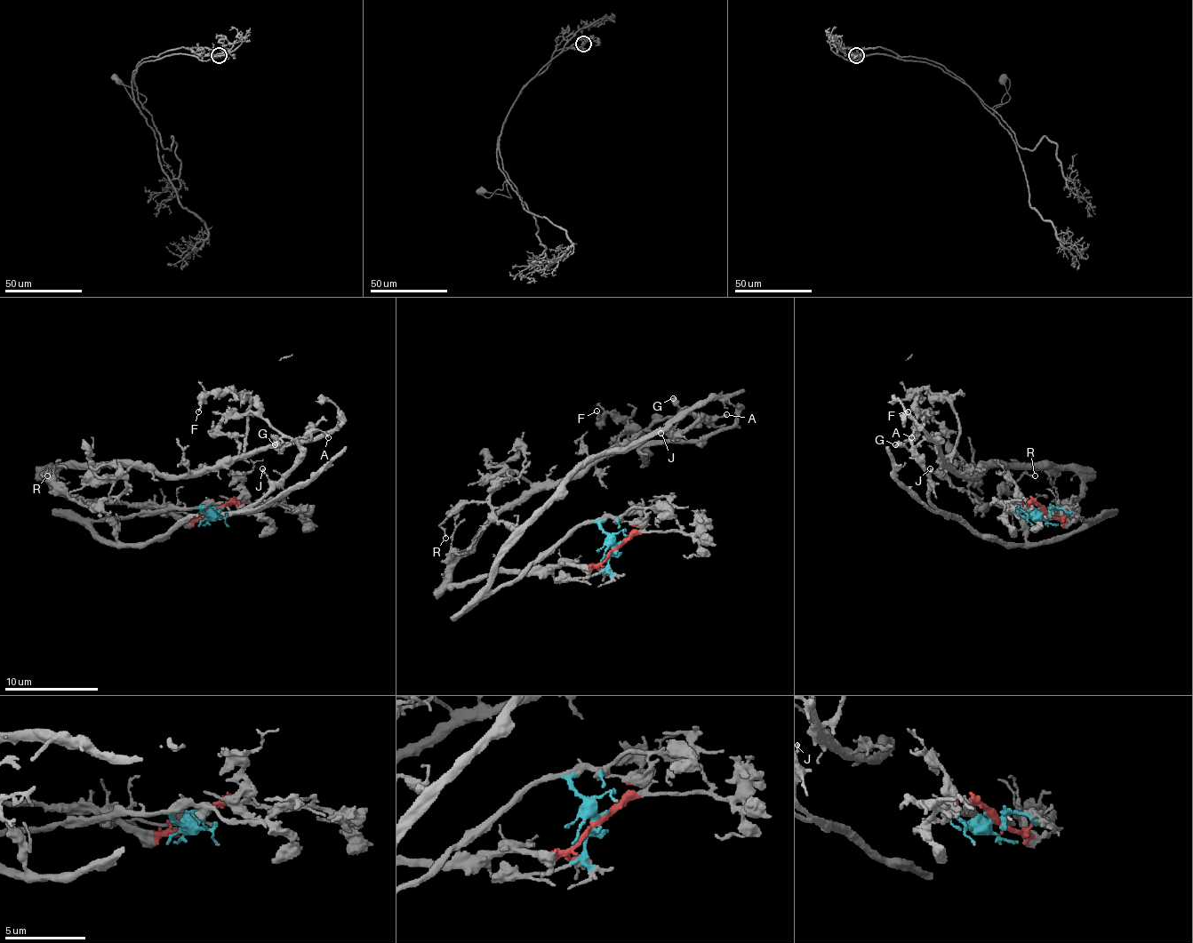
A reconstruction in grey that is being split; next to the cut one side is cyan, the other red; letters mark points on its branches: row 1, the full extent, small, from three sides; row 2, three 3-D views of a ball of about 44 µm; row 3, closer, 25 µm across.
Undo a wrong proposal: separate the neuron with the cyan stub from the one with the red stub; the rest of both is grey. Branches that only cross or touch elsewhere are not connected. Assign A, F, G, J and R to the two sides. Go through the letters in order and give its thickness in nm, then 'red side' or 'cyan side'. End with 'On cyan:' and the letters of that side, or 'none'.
A: calibre 150 nm; cyan side
F: calibre 140 nm; red side
G: calibre 440 nm; cyan side
J: calibre 170 nm; cyan side
R: calibre 90 nm; cyan side
On cyan: A, G, J, R

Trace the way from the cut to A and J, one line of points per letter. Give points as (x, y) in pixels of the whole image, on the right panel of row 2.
A: (1044, 513), (1019, 508), (1084, 524), (1044, 540), (981, 539), (930, 501), (916, 431), (911, 438)
J: (1044, 513), (1019, 508), (1082, 517), (1084, 524), (1044, 540), (981, 539), (930, 501), (930, 468)

